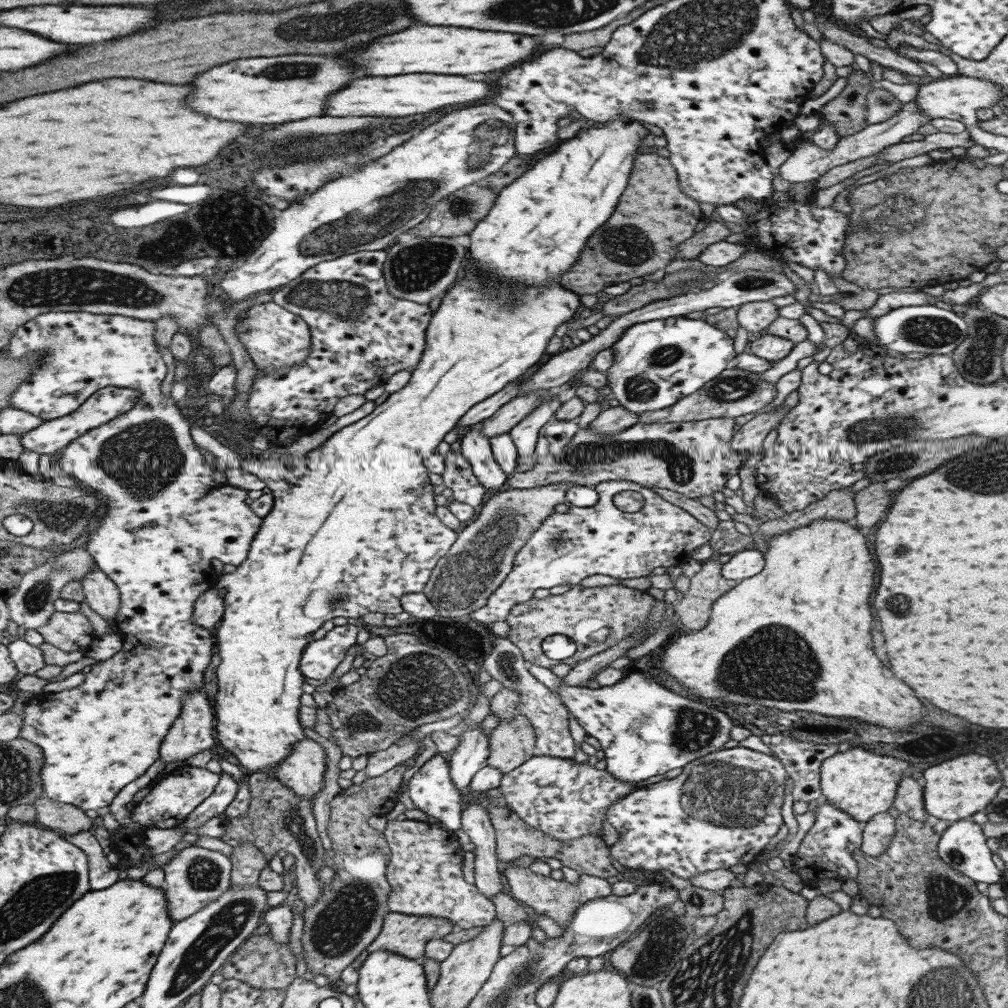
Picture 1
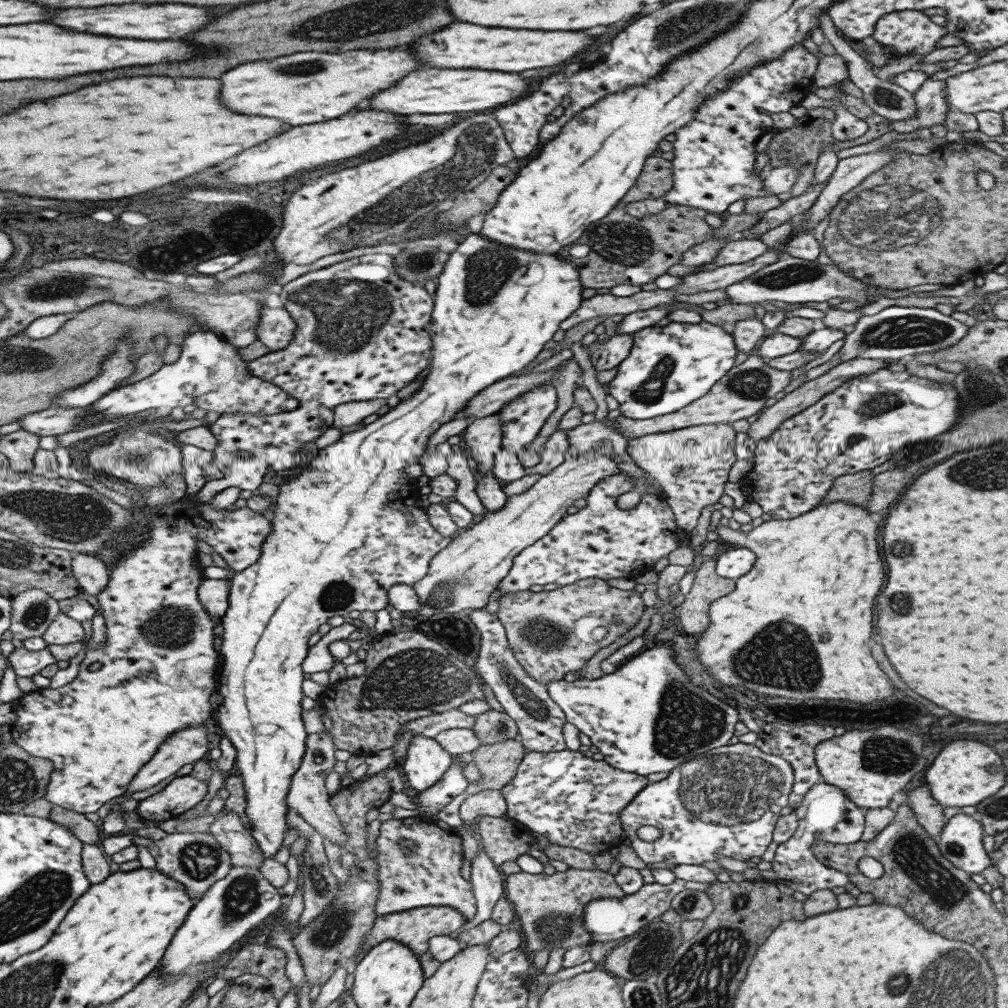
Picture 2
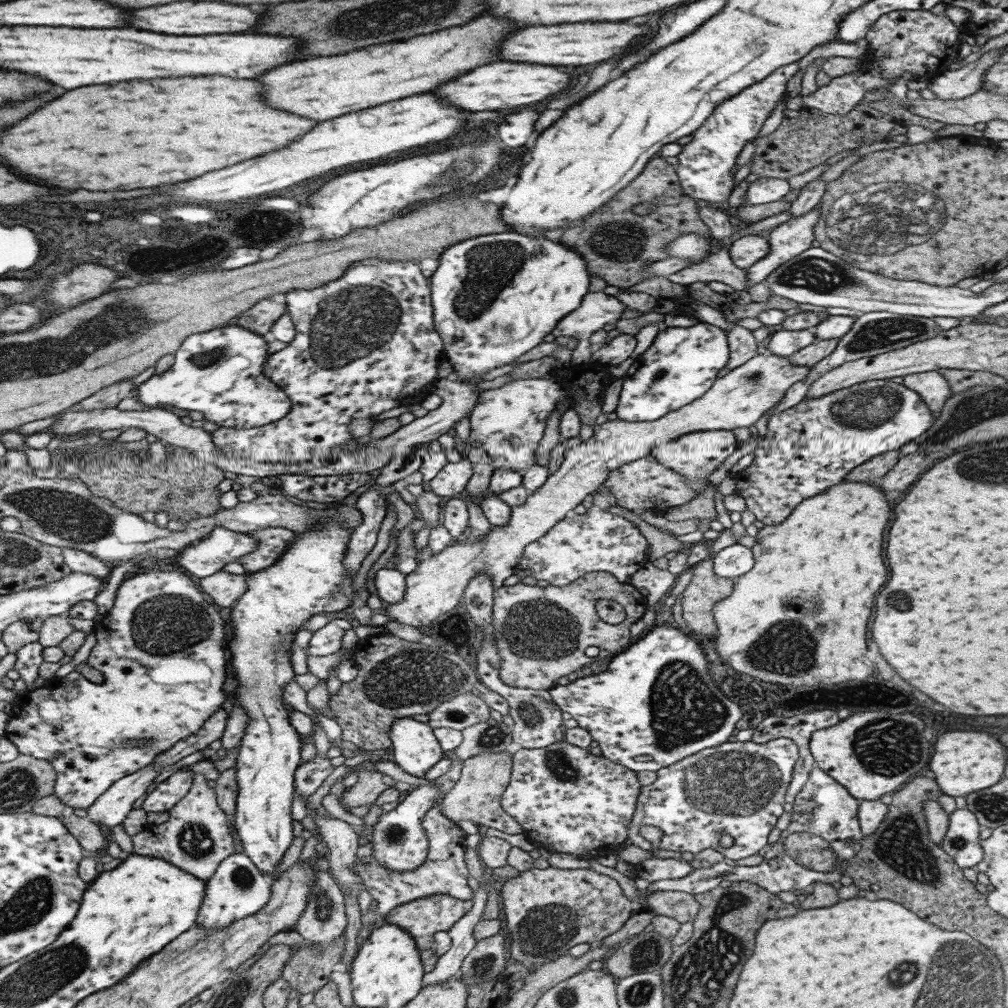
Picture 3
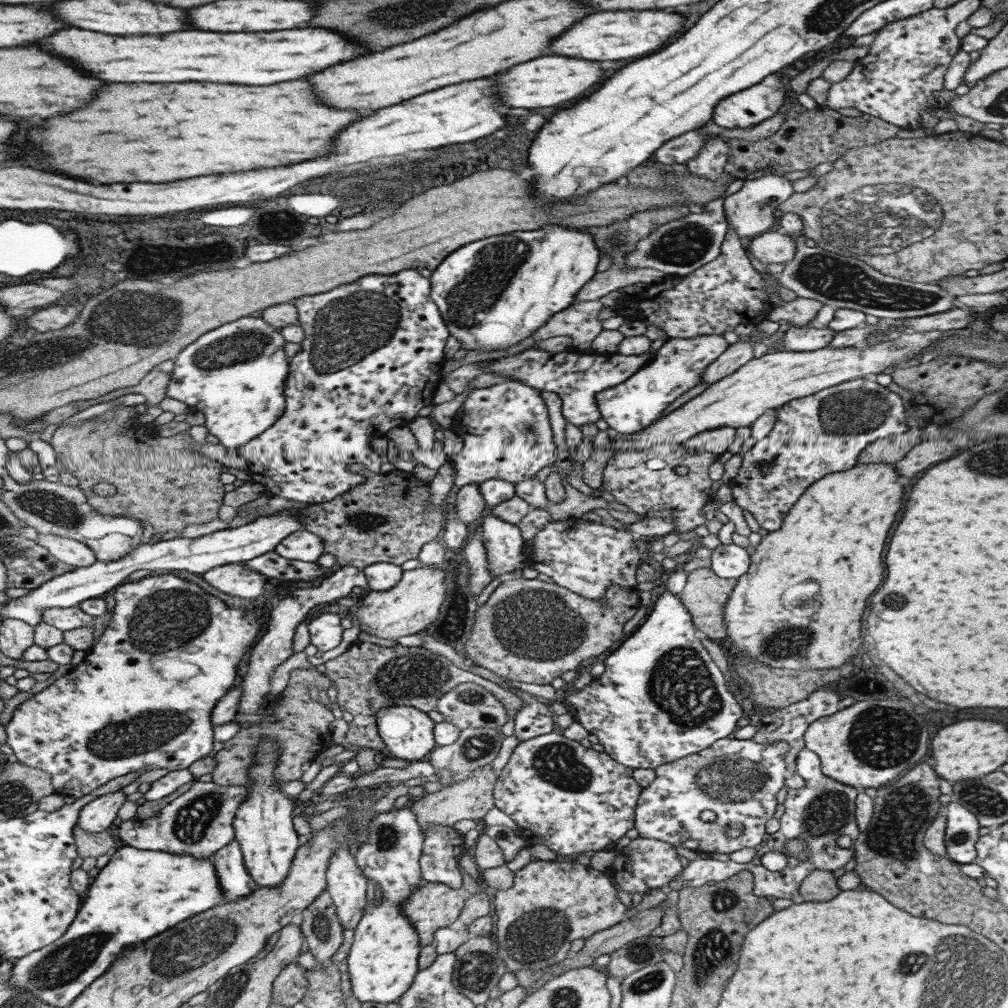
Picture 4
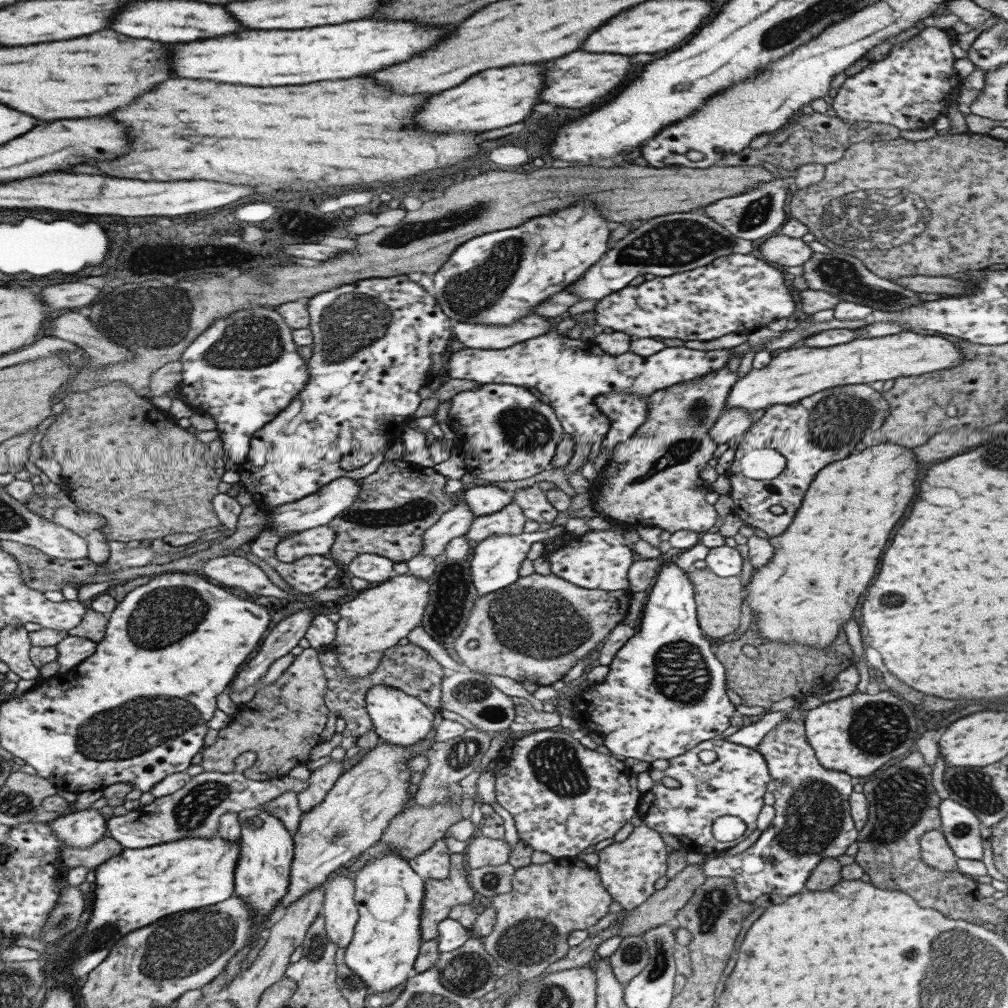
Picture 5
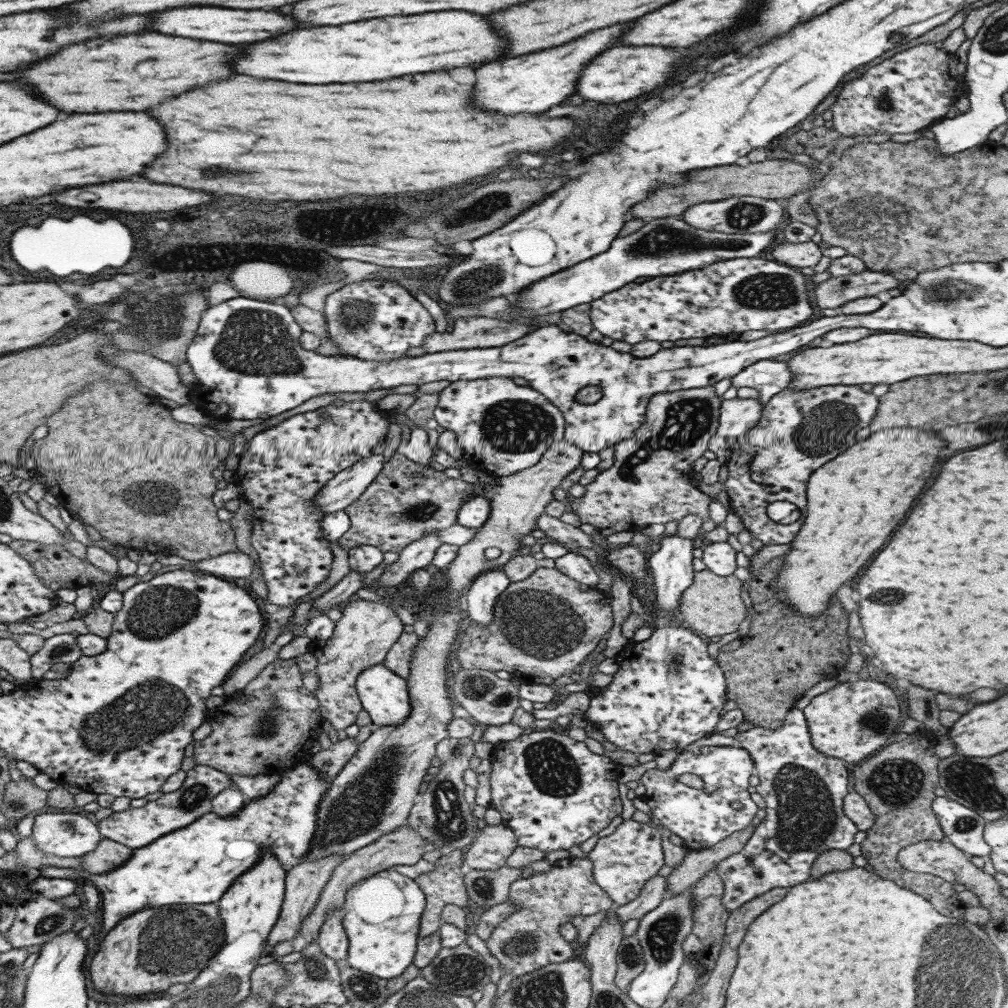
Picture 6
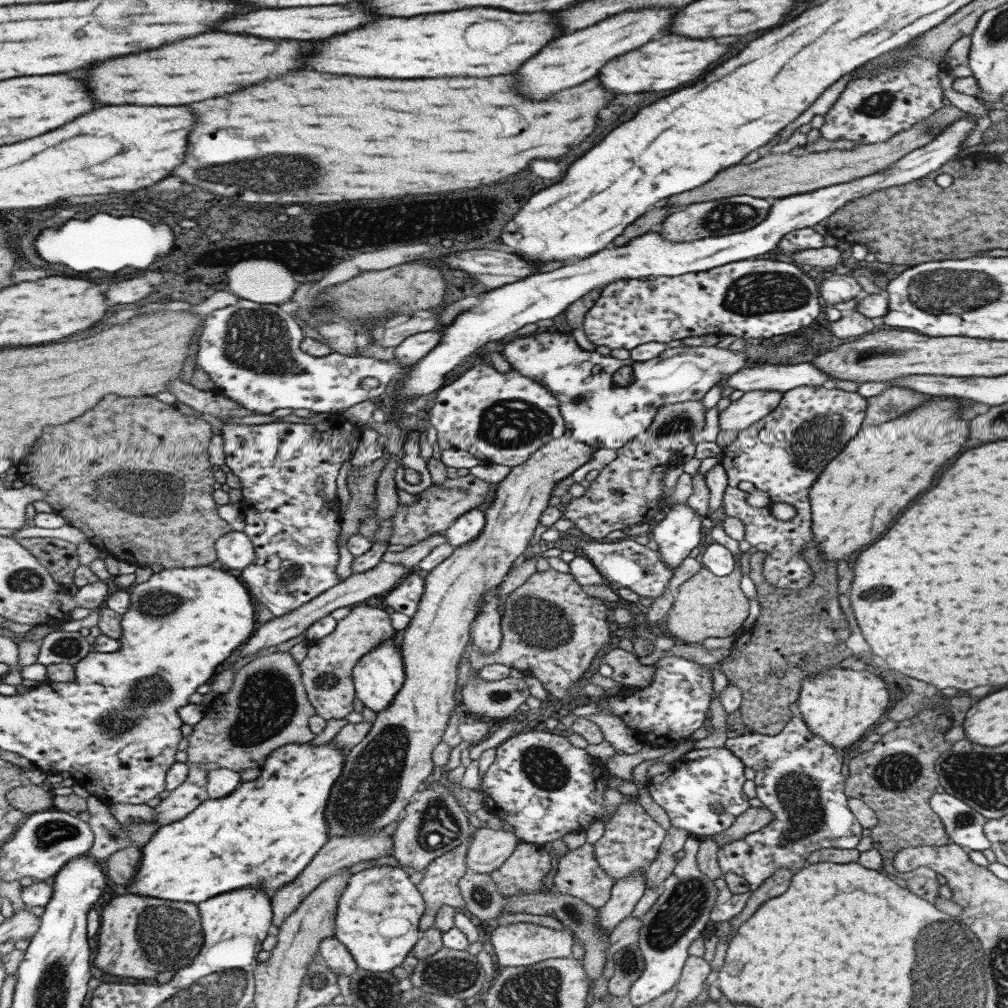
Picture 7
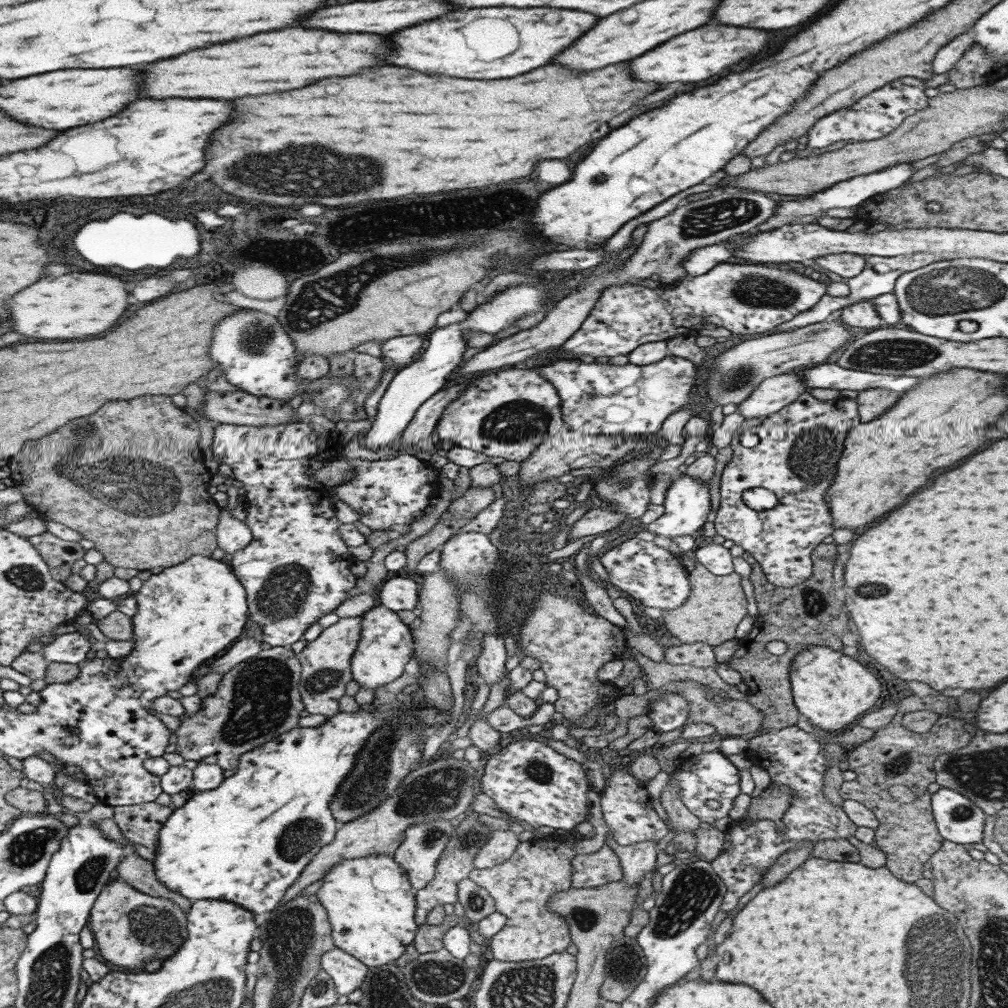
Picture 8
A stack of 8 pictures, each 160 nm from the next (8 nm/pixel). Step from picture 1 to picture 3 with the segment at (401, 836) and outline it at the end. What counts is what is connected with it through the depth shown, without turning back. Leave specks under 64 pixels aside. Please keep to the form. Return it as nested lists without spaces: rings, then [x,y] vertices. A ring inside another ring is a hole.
[[[437,804],[423,815],[420,827],[428,840],[428,853],[426,859],[415,870],[393,872],[374,861],[369,842],[358,847],[356,864],[352,867],[361,877],[364,889],[373,900],[372,910],[375,915],[386,915],[398,904],[410,903],[412,900],[431,895],[449,895],[459,900],[472,898],[471,889],[467,885],[467,868],[463,863],[463,852],[466,848],[463,841],[466,835],[461,832],[461,826],[451,824],[442,815],[439,804]],[[360,859],[368,862],[367,865],[360,863]]]

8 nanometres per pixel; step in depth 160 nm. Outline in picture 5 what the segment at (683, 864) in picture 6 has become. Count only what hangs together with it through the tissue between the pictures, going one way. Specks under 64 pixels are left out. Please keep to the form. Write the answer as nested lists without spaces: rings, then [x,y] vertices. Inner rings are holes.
[[[715,854],[705,855],[696,864],[685,865],[673,878],[668,879],[665,886],[659,890],[654,890],[653,894],[645,899],[639,906],[628,911],[628,916],[622,920],[622,925],[617,931],[617,936],[626,937],[629,935],[641,936],[643,931],[653,928],[655,925],[663,925],[667,922],[674,922],[675,912],[677,912],[693,894],[693,891],[706,879],[702,868],[705,859],[714,857]]]

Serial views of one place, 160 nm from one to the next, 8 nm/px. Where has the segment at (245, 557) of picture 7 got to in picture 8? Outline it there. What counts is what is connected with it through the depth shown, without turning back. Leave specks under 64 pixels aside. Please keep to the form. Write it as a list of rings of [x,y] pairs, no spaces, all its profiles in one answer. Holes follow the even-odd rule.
[[[229,493],[226,503],[219,507],[219,516],[216,526],[216,547],[223,553],[233,556],[237,550],[245,548],[251,540],[250,528],[243,522],[234,518],[229,512],[238,500],[237,493]]]

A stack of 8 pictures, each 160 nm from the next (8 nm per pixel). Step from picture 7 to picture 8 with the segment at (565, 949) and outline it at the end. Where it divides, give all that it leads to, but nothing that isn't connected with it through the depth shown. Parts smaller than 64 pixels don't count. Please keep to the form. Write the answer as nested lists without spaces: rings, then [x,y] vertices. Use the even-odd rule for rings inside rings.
[[[567,833],[569,840],[568,841],[562,841],[558,838],[553,838],[550,836],[550,840],[547,840],[546,837],[543,838],[533,838],[530,839],[527,842],[520,842],[513,851],[513,854],[505,860],[505,862],[502,862],[501,864],[498,864],[497,866],[493,866],[488,869],[476,869],[473,867],[468,874],[468,878],[471,879],[473,882],[477,883],[479,886],[483,887],[487,892],[489,893],[489,896],[494,900],[495,910],[499,914],[503,914],[503,916],[506,916],[505,924],[501,927],[501,930],[498,930],[491,938],[487,940],[488,946],[487,949],[491,953],[491,959],[495,960],[502,960],[505,962],[512,962],[512,963],[518,963],[521,961],[526,960],[537,960],[542,959],[544,956],[549,956],[549,954],[553,953],[561,953],[565,951],[565,948],[572,944],[572,940],[570,939],[569,929],[566,925],[566,922],[564,921],[564,918],[561,918],[559,915],[556,915],[555,913],[552,913],[546,904],[548,904],[548,900],[550,899],[550,896],[552,894],[555,894],[556,892],[561,892],[562,890],[567,890],[569,887],[571,888],[595,888],[600,887],[601,885],[615,882],[616,880],[619,880],[622,878],[622,868],[618,859],[618,856],[611,851],[611,848],[604,844],[602,845],[597,851],[590,853],[589,855],[577,855],[573,852],[571,849],[571,841],[577,840],[575,838],[575,834]]]

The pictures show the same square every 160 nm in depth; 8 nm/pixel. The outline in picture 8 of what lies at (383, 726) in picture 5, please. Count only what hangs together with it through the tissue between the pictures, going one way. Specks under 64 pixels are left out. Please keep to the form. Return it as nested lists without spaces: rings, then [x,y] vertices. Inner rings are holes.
[[[373,606],[361,614],[361,633],[350,658],[352,680],[372,692],[397,679],[403,666],[413,654],[414,644],[408,626],[403,624],[395,612],[383,606]]]

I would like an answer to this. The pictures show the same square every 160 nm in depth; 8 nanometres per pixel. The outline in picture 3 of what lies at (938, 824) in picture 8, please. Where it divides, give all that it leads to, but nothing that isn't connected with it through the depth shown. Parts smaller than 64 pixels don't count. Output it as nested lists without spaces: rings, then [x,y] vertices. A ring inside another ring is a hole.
[[[966,807],[948,814],[948,828],[939,846],[962,869],[973,868],[982,859],[978,828],[978,821]]]

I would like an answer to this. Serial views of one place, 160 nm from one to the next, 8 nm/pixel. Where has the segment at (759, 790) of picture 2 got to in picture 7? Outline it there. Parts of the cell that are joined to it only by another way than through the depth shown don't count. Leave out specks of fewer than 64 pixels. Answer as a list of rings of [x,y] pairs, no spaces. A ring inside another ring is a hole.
[[[711,747],[703,749],[691,749],[683,754],[679,759],[673,761],[670,767],[663,773],[655,775],[647,780],[647,790],[651,801],[655,801],[669,817],[669,822],[677,830],[685,830],[689,835],[705,835],[714,838],[719,831],[727,830],[733,824],[736,816],[745,812],[749,808],[747,800],[743,800],[742,784],[744,764],[729,752],[725,747]],[[709,804],[720,804],[723,807],[721,813],[711,811]]]

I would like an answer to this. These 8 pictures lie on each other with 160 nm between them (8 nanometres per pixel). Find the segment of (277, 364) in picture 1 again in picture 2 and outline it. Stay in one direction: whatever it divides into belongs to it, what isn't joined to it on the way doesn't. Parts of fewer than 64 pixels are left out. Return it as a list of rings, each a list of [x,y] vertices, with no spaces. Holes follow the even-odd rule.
[[[263,305],[256,324],[256,340],[263,343],[271,352],[281,350],[293,338],[294,320],[282,308],[270,308]]]

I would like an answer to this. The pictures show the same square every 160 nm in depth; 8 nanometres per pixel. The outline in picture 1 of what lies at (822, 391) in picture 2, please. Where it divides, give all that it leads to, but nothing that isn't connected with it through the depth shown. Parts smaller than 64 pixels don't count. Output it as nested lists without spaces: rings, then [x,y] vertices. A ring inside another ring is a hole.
[[[779,406],[769,409],[767,412],[755,414],[752,419],[734,432],[730,440],[731,448],[739,454],[759,453],[762,450],[763,438],[780,423],[785,413],[783,407]]]

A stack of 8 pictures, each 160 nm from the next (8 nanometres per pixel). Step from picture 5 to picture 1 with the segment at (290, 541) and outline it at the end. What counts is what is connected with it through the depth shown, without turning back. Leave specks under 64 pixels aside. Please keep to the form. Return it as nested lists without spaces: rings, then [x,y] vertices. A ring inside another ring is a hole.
[[[46,312],[31,318],[16,328],[16,332],[11,335],[9,342],[5,346],[5,355],[11,359],[18,359],[27,353],[37,353],[40,356],[39,365],[33,369],[33,372],[12,392],[10,402],[11,407],[20,411],[30,412],[33,416],[38,416],[42,421],[50,421],[65,415],[70,415],[80,404],[85,402],[91,393],[105,387],[132,388],[139,391],[140,397],[133,408],[120,414],[113,420],[92,428],[78,436],[75,440],[68,442],[68,445],[62,448],[61,456],[57,459],[57,464],[67,475],[72,476],[77,481],[78,486],[87,488],[97,496],[104,504],[107,504],[101,512],[101,521],[95,529],[90,532],[89,540],[85,546],[86,552],[91,556],[99,570],[113,582],[119,592],[119,610],[113,622],[113,628],[122,637],[121,648],[108,659],[91,664],[85,669],[83,684],[61,690],[57,693],[40,693],[29,698],[22,706],[22,723],[18,736],[36,744],[41,750],[43,764],[40,770],[40,779],[42,782],[43,795],[51,800],[63,804],[72,804],[81,810],[97,810],[108,806],[112,798],[127,784],[133,782],[133,779],[139,778],[146,770],[158,760],[158,748],[163,737],[166,735],[171,723],[179,716],[181,712],[182,698],[187,693],[193,693],[193,689],[201,689],[203,684],[203,671],[209,664],[211,648],[215,643],[211,642],[211,634],[203,628],[197,628],[191,620],[193,613],[193,604],[203,592],[215,587],[216,576],[211,568],[210,560],[217,559],[223,565],[233,565],[235,567],[243,563],[251,541],[255,533],[259,530],[262,518],[259,518],[243,500],[247,500],[247,494],[240,488],[229,487],[228,484],[218,483],[211,479],[212,471],[203,461],[201,451],[194,445],[190,437],[190,424],[179,414],[175,403],[170,397],[163,399],[159,392],[159,383],[165,378],[167,368],[158,353],[152,334],[154,333],[154,321],[137,320],[127,314],[119,315],[96,315],[88,312]]]

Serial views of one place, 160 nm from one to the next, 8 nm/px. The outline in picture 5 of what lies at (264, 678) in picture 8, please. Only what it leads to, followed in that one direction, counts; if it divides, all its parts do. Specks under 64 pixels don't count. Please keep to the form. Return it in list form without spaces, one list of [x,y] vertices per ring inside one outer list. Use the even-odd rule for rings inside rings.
[[[311,647],[303,649],[275,682],[257,690],[249,702],[237,706],[237,713],[227,726],[217,731],[215,742],[200,750],[203,770],[233,773],[233,760],[241,752],[255,753],[253,764],[242,772],[249,780],[274,779],[295,766],[306,765],[311,748],[321,745],[319,733],[331,714],[323,701],[328,681],[323,676],[318,653]]]

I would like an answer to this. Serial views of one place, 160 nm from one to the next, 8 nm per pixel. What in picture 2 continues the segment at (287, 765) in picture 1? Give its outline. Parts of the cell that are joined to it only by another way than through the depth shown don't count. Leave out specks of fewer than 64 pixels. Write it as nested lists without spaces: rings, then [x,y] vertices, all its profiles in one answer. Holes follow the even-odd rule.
[[[330,728],[326,730],[328,733],[306,734],[300,765],[291,775],[290,787],[286,794],[286,806],[293,809],[321,838],[326,838],[341,849],[345,849],[346,837],[343,835],[343,828],[329,804],[329,795],[323,785],[325,776],[332,771],[335,762],[333,758],[334,742]]]

